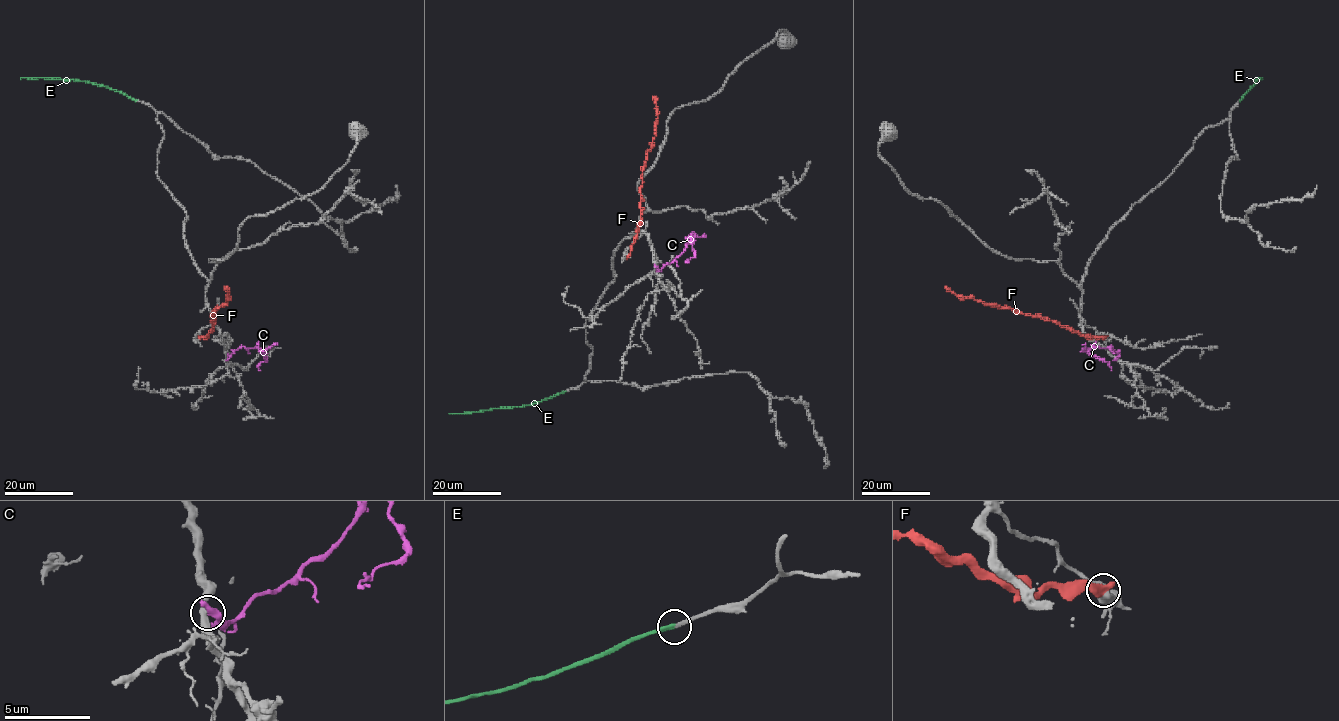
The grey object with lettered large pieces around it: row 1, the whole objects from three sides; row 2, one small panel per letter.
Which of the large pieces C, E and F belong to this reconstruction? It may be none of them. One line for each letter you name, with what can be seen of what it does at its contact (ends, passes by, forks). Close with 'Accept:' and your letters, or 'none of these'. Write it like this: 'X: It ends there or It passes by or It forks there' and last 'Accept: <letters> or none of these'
E: It ends there
Accept: E

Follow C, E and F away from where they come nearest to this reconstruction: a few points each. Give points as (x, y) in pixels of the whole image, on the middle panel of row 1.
C: (655, 267), (661, 269), (671, 262), (689, 239), (695, 255), (688, 262)
E: (564, 391), (520, 407), (449, 413)
F: (627, 256), (641, 220), (642, 169), (655, 135), (657, 111), (654, 97)

